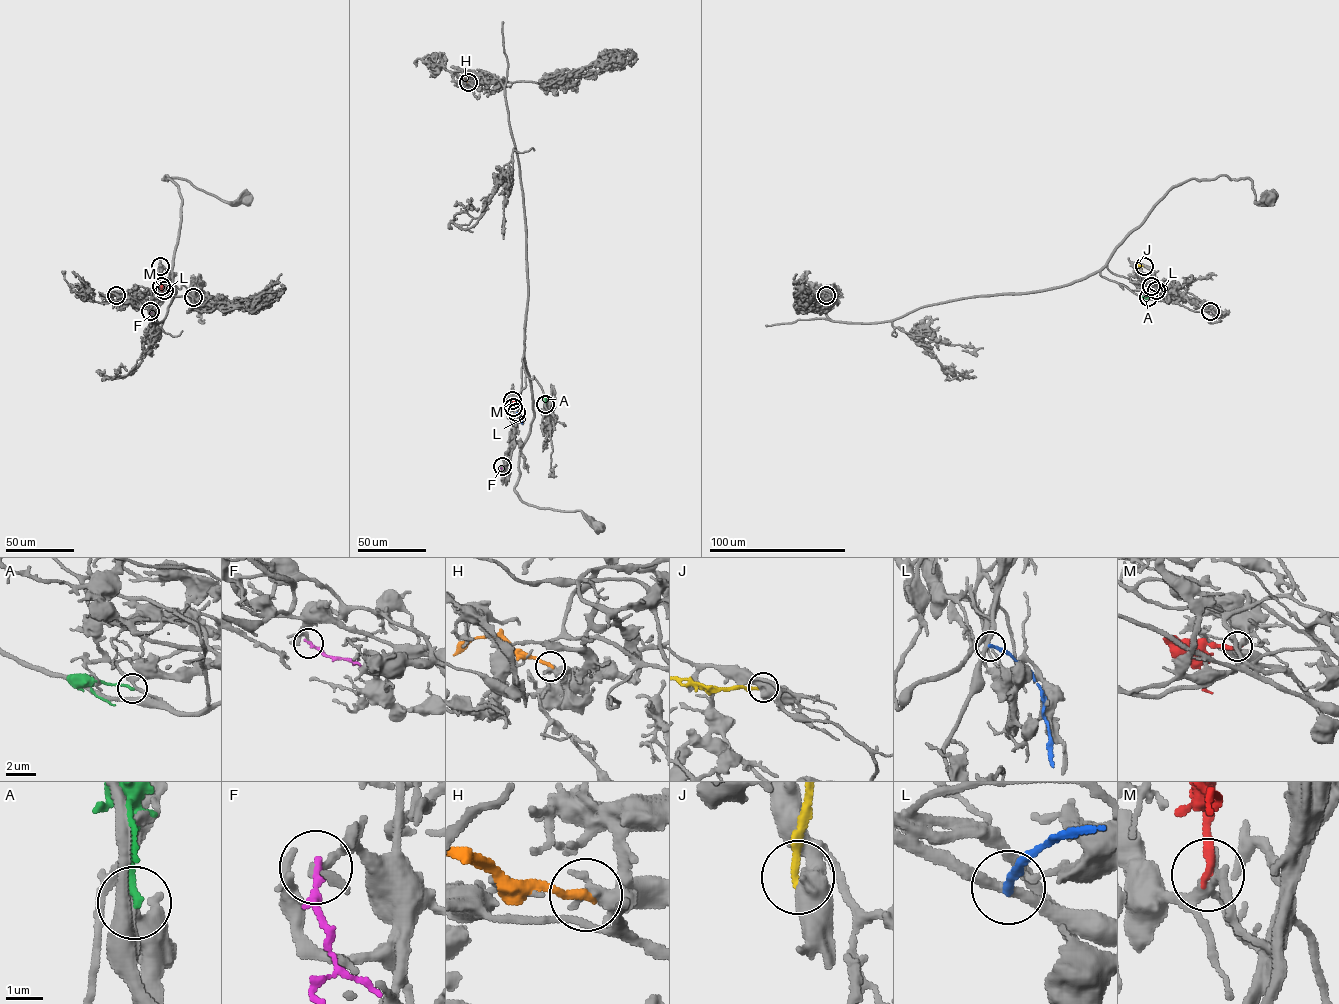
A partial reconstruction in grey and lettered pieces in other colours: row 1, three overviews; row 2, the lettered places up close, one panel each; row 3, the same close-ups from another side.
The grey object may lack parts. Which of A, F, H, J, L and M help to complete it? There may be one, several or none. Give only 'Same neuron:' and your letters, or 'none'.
Same neuron: M

